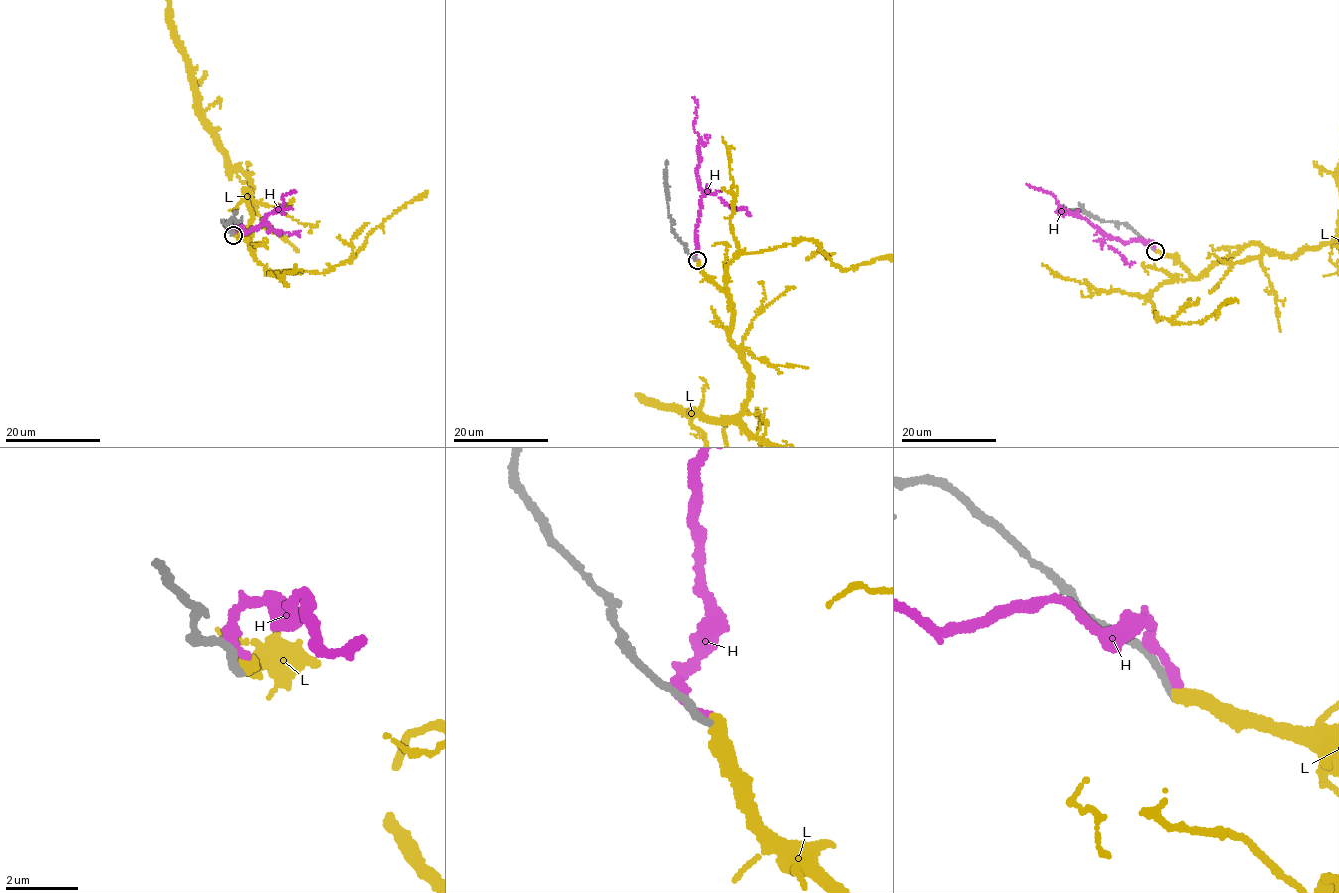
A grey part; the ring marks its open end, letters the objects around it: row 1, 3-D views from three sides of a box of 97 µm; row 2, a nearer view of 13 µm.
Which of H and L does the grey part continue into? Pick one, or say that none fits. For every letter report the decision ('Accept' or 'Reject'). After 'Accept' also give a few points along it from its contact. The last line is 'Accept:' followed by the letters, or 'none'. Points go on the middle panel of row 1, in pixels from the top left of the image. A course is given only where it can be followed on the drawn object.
H: Reject
L: Reject
Accept: none

